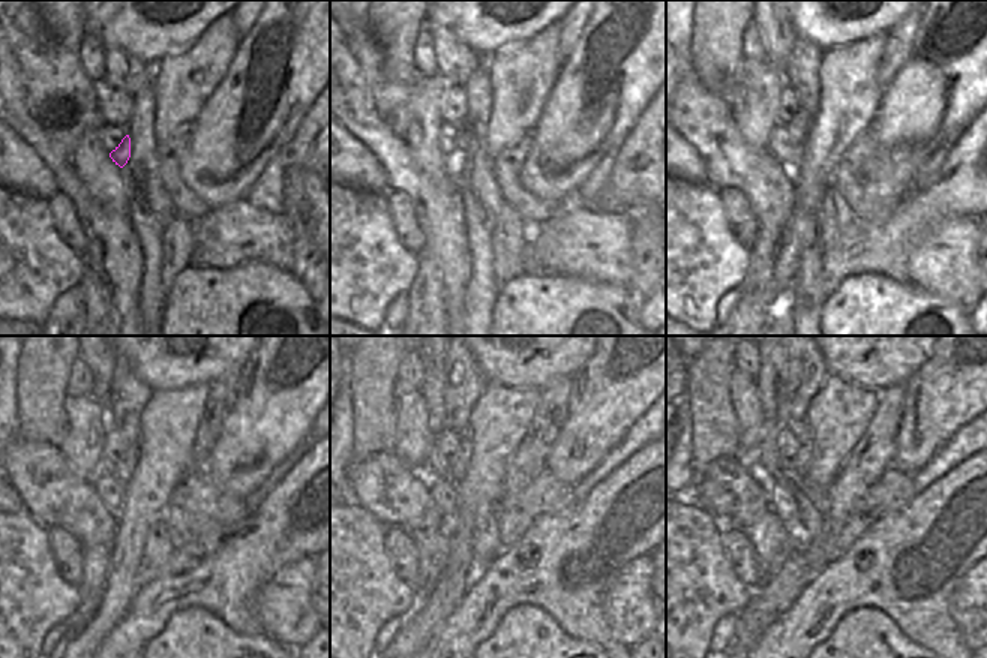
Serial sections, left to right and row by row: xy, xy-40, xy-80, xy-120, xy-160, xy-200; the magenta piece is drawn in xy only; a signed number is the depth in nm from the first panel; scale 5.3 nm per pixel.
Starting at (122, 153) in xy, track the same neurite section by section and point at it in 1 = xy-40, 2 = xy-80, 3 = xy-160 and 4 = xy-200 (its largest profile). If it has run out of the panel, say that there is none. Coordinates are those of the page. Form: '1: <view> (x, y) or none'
1: xy-40 (464, 135)
2: xy-80 (798, 128)
3: xy-160 (459, 465)
4: xy-200 (803, 454)

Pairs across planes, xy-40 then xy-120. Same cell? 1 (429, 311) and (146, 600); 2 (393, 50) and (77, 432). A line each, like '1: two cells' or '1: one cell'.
1: two cells
2: two cells

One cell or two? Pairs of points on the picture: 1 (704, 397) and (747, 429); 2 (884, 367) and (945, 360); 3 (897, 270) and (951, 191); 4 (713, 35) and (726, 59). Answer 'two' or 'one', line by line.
1: two
2: two
3: one
4: one

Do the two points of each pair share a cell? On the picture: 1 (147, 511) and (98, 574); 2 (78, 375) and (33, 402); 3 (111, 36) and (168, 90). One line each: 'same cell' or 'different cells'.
1: different cells
2: different cells
3: different cells

